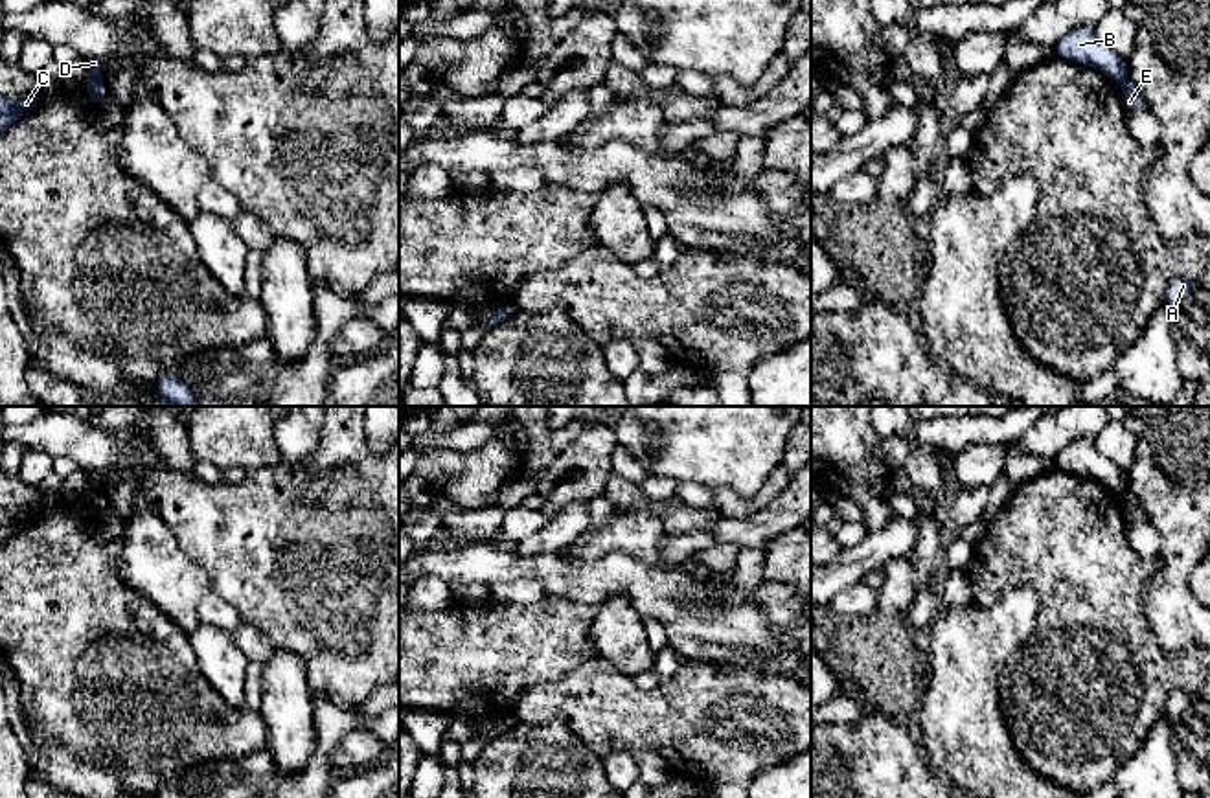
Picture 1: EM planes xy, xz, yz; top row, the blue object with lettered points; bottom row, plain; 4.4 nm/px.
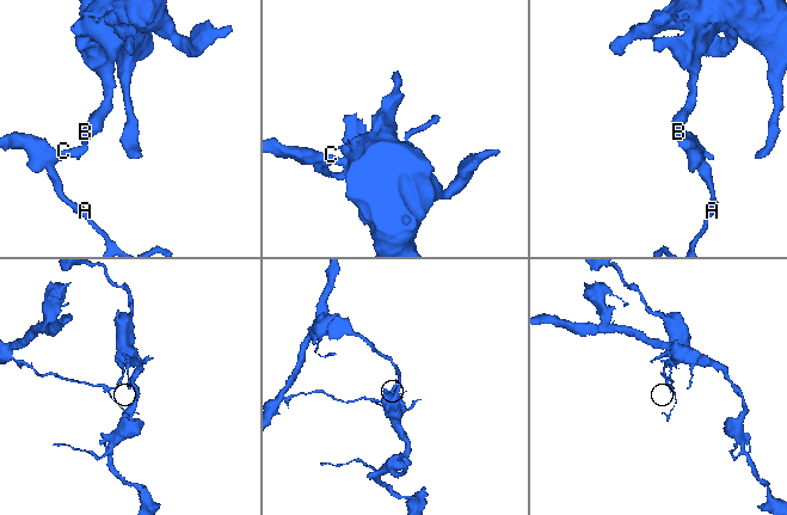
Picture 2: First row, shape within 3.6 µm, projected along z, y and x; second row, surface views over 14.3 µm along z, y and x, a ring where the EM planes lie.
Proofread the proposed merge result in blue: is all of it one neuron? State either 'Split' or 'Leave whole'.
Split

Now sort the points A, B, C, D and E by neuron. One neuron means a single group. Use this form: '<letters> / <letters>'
A C E / B D

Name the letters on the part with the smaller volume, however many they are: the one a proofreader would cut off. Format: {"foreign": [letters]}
{"foreign": ["A", "C", "E"]}

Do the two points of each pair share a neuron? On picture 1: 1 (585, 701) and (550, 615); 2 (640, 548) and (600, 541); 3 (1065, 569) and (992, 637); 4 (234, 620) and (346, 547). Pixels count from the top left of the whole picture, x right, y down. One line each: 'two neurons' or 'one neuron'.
1: two neurons
2: one neuron
3: two neurons
4: two neurons

